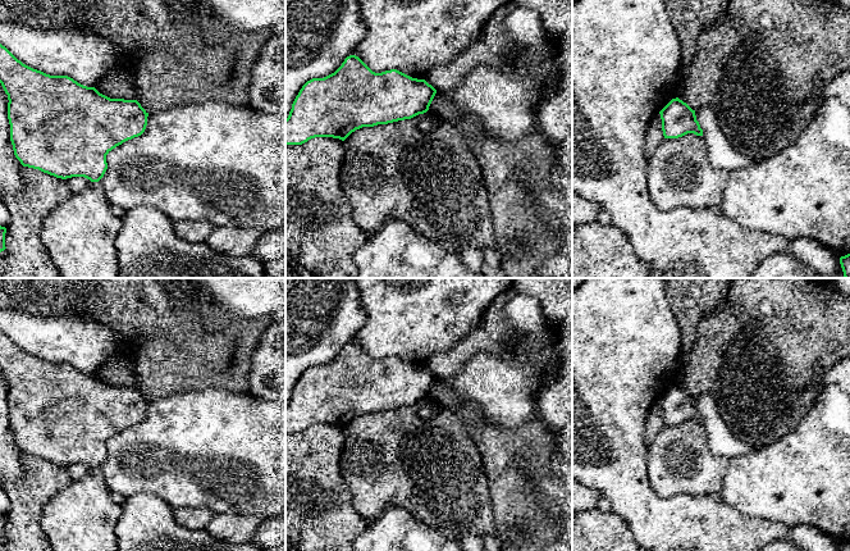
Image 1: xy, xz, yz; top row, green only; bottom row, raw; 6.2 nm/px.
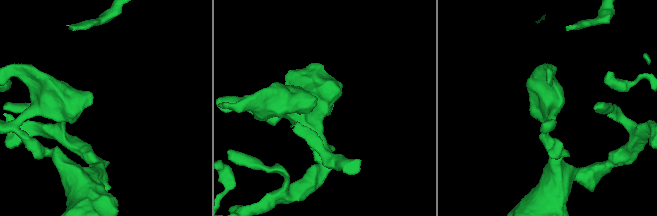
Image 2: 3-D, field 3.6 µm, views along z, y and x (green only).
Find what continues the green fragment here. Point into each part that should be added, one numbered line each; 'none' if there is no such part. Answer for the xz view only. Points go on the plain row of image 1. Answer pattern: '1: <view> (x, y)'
none

